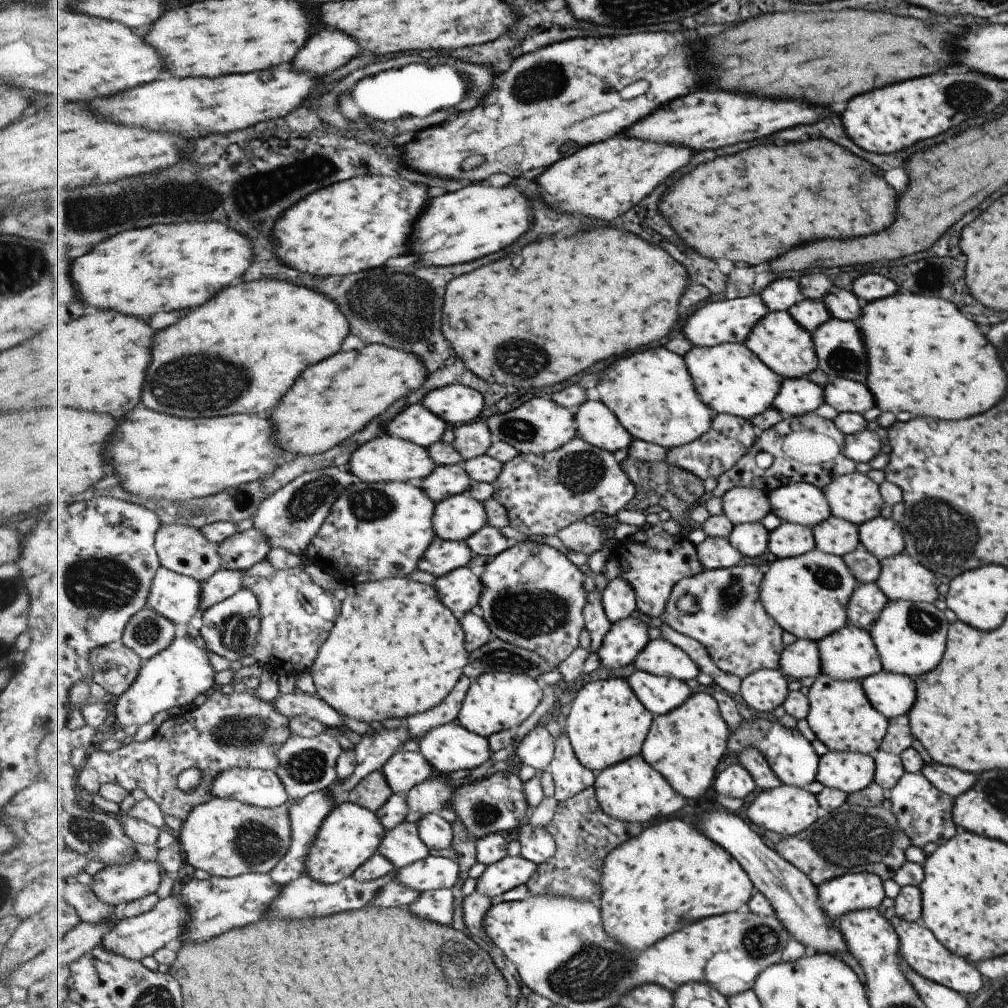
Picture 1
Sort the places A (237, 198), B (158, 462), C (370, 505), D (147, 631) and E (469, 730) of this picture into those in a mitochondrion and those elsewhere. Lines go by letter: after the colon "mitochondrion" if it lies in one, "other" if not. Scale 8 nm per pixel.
A: mitochondrion
B: other
C: mitochondrion
D: mitochondrion
E: other

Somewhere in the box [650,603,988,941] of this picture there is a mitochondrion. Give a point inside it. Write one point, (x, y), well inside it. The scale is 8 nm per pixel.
(845, 839)

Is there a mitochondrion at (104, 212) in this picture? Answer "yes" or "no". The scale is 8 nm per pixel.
yes

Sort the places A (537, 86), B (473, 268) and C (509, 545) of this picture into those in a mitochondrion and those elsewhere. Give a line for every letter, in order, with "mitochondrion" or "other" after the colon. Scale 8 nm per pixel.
A: mitochondrion
B: other
C: other

